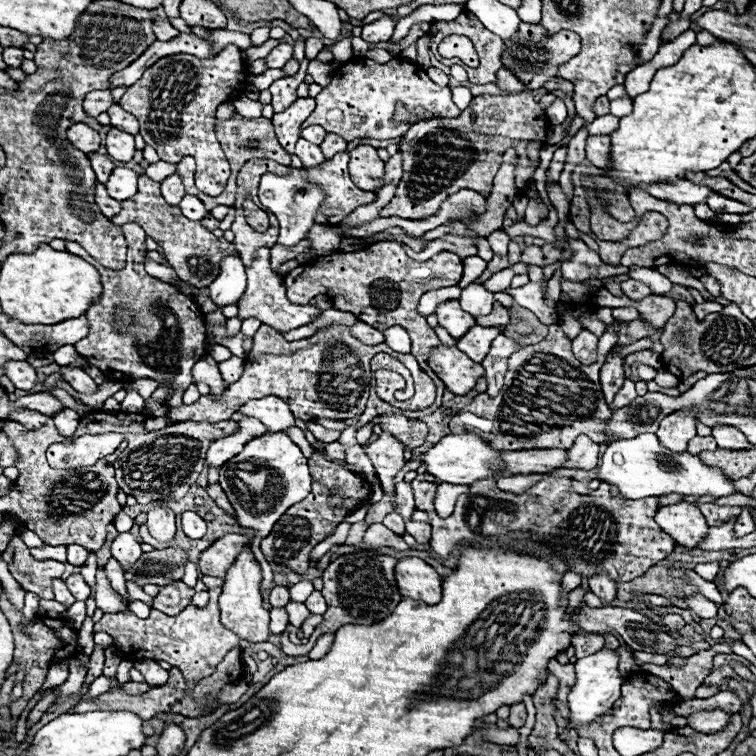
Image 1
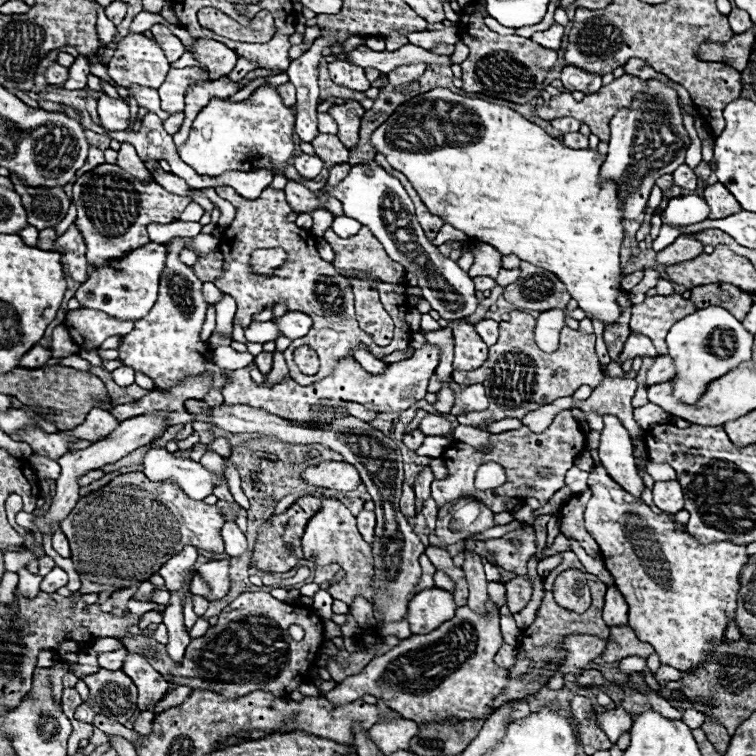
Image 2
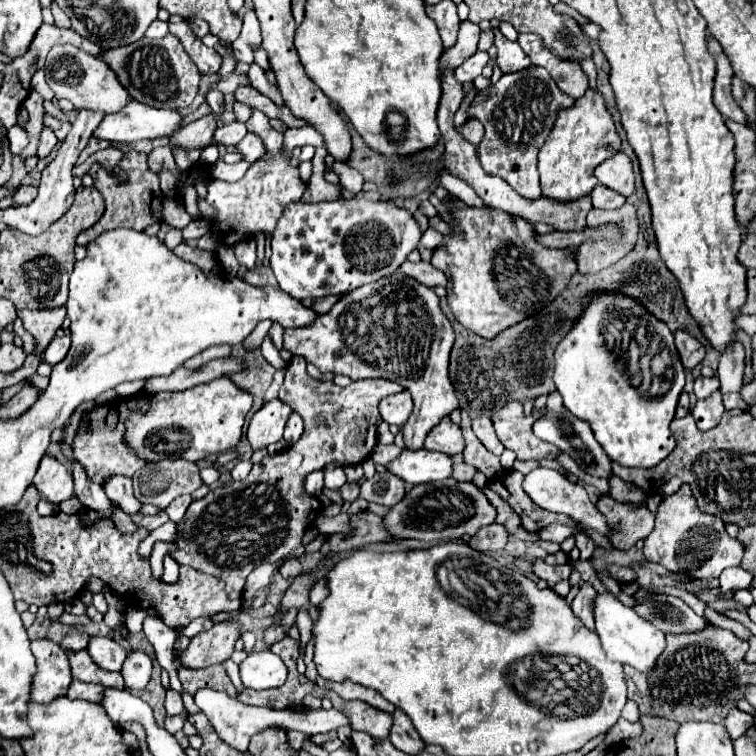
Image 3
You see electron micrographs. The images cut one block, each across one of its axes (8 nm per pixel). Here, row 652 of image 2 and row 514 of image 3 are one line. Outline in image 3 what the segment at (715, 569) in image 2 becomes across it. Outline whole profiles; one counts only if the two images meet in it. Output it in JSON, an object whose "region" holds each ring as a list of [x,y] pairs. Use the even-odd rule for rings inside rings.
{"region":[[[684,484],[674,496],[666,496],[660,502],[656,514],[656,526],[644,540],[644,556],[650,562],[662,564],[672,572],[684,572],[696,580],[718,578],[724,568],[740,566],[744,548],[738,540],[732,540],[718,516],[710,516],[698,510],[690,488]]]}

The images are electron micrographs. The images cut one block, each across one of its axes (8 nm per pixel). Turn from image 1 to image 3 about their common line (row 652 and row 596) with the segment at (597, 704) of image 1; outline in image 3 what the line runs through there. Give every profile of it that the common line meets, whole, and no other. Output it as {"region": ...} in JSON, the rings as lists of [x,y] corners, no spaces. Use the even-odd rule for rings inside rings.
{"region":[[[598,592],[596,598],[592,600],[592,610],[596,616],[596,632],[600,636],[602,648],[610,656],[610,660],[630,664],[640,672],[648,672],[654,666],[654,660],[662,654],[666,648],[664,632],[638,616],[632,608],[624,606],[614,594],[610,592]]]}

